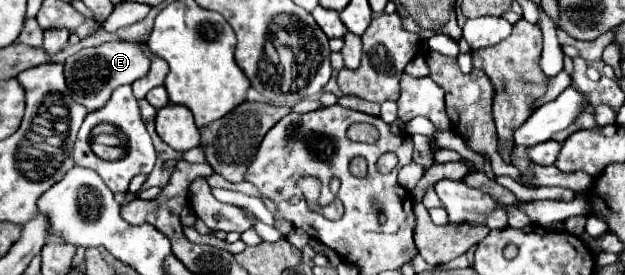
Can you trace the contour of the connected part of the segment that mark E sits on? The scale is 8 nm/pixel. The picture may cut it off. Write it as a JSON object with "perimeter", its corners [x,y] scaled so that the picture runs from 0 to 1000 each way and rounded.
{"perimeter":[[[168,153],[162,167],[133,175],[104,218],[104,291],[120,371],[133,378],[142,407],[162,393],[187,313],[213,305],[238,262],[242,218],[229,189],[226,153]]]}

